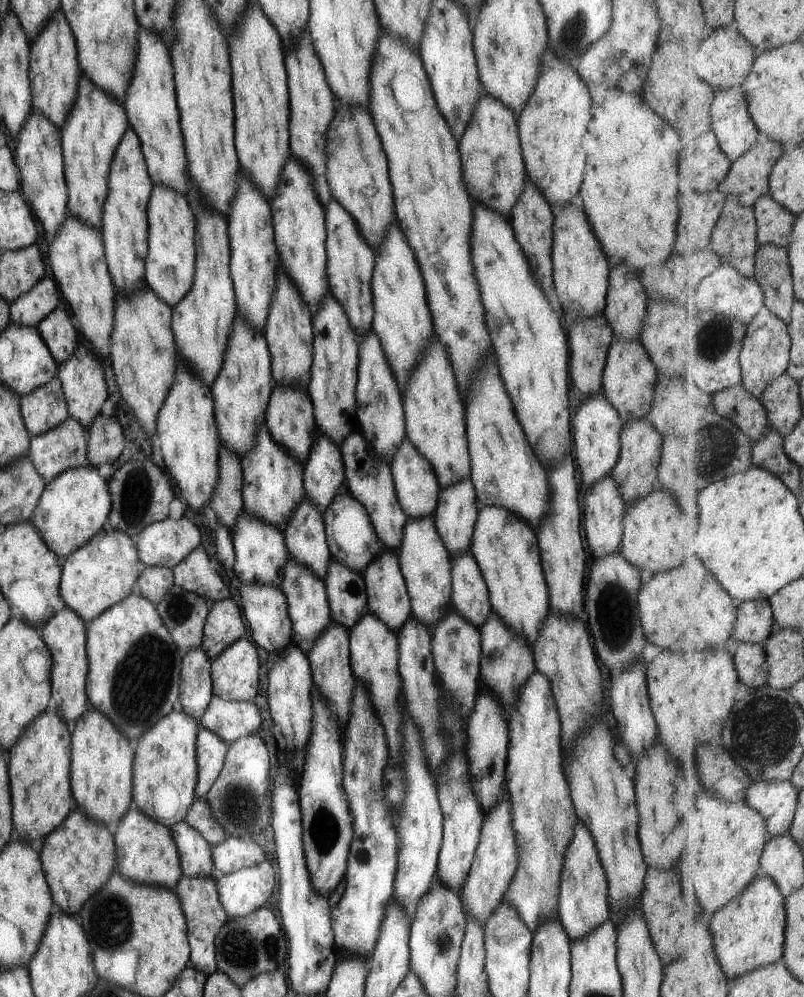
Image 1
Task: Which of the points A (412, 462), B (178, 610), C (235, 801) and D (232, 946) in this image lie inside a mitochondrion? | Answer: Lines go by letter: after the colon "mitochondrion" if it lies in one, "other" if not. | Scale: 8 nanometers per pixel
A: mitochondrion
B: mitochondrion
C: mitochondrion
D: mitochondrion

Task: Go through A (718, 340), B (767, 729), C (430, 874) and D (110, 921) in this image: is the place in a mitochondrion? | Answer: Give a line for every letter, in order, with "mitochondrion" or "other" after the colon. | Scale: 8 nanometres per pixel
A: mitochondrion
B: mitochondrion
C: other
D: mitochondrion

